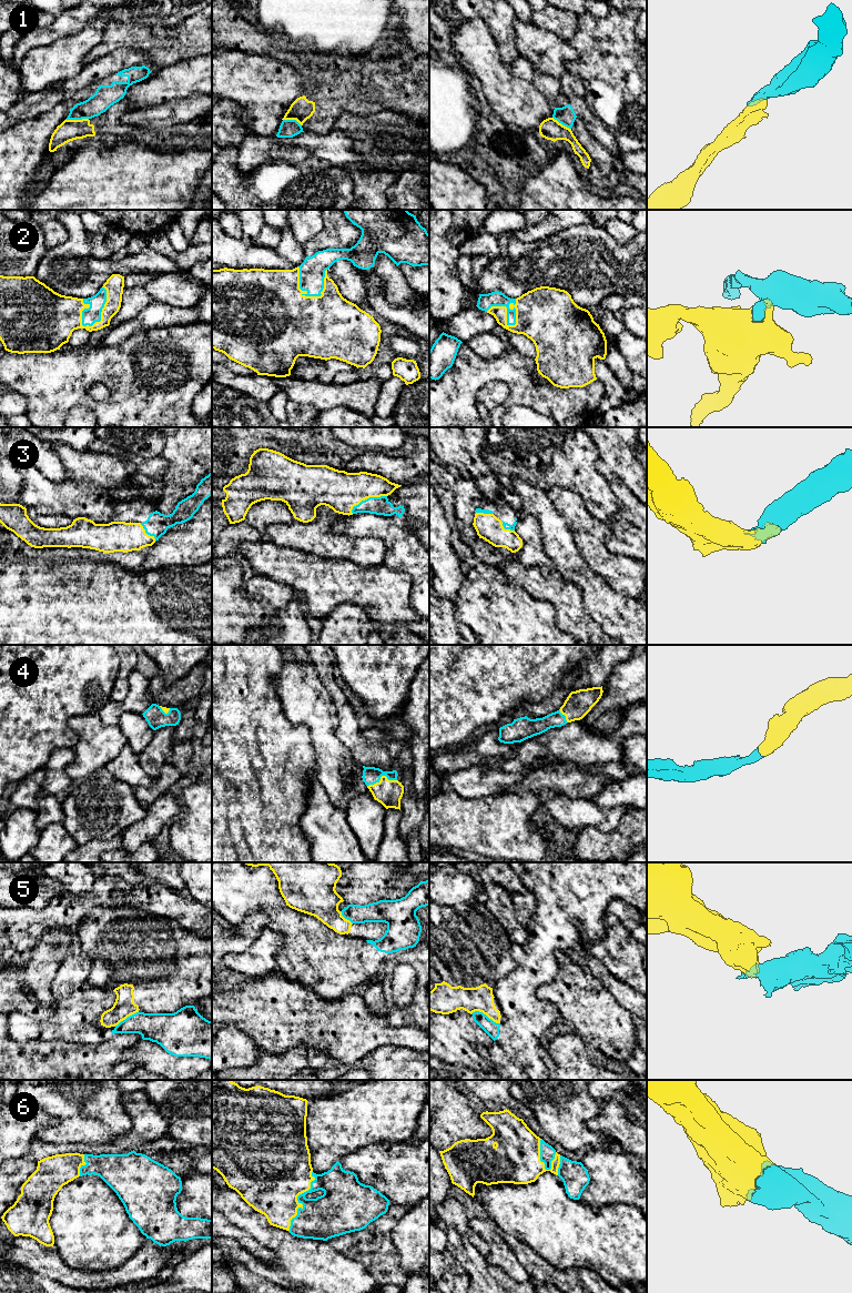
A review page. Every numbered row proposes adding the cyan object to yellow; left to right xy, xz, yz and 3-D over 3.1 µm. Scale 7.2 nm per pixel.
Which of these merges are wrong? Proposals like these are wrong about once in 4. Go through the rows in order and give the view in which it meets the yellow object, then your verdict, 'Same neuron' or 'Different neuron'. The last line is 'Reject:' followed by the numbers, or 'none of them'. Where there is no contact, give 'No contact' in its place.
1: Touches yellow in xy. Different neuron
2: Touches yellow in xy. Same neuron
3: Touches yellow in xz. Same neuron
4: Touches yellow in xz. Same neuron
5: Touches yellow in yz. Different neuron
6: Touches yellow in xz. Same neuron
Reject: 1, 5

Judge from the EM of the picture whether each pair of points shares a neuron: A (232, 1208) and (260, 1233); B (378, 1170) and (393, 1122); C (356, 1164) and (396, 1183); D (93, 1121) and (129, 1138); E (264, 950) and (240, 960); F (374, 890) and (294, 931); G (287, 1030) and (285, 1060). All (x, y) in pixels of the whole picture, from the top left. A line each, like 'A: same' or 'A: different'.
A: same
B: different
C: same
D: different
E: same
F: different
G: different

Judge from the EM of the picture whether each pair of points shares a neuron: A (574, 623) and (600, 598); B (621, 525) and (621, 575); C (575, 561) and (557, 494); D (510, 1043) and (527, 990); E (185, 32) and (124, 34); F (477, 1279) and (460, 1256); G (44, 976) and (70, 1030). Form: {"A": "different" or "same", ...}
{"A": "different", "B": "different", "C": "different", "D": "same", "E": "same", "F": "same", "G": "different"}

